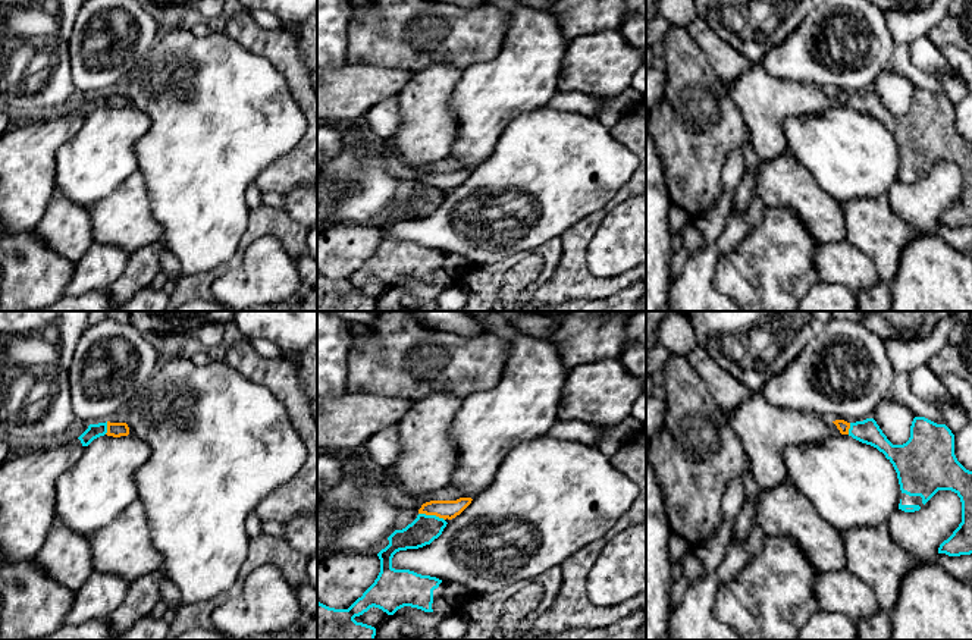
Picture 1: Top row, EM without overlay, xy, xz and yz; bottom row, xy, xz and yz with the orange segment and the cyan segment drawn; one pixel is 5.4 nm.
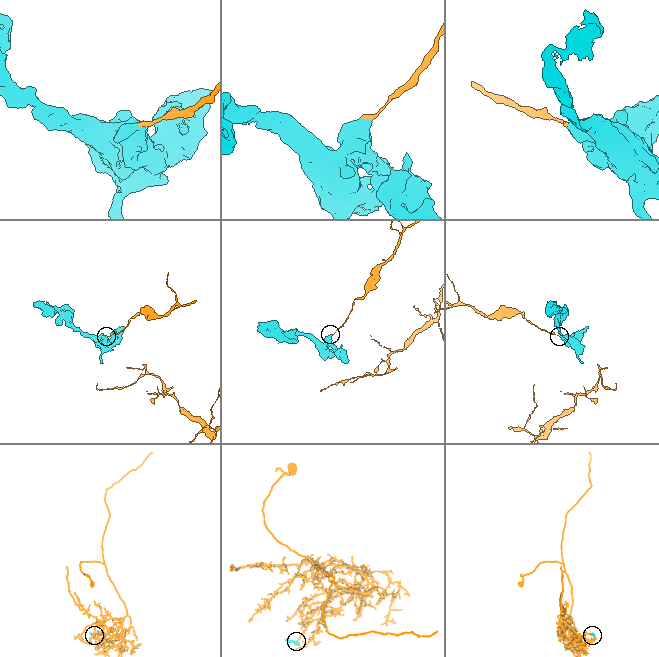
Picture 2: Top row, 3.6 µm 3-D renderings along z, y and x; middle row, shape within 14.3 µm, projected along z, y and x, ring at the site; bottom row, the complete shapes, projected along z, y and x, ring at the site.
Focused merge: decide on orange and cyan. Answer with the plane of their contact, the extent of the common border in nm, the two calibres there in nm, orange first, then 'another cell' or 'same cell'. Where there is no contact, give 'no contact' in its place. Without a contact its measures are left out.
xz | 150 nm | 100/160 nm | another cell

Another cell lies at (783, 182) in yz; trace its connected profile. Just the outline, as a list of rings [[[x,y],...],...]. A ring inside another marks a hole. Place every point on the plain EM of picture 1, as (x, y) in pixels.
[[[781,154],[761,163],[756,194],[768,208],[790,208],[816,242],[846,241],[841,204],[793,156]]]

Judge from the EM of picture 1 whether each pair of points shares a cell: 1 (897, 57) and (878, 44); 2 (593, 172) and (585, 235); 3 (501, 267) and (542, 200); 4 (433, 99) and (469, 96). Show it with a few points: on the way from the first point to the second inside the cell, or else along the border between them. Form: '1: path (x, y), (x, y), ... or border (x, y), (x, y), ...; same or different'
1: path (893, 56), (883, 49); same
2: border (607, 207), (586, 215), (561, 237); different
3: border (541, 244), (498, 262), (474, 264); different
4: border (464, 69), (450, 99), (457, 131); different

